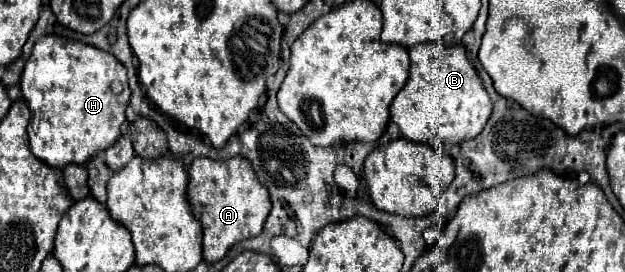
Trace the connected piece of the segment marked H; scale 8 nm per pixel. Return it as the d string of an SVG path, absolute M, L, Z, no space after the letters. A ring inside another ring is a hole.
M54 34L42 36L34 44L34 50L24 66L20 90L22 98L28 100L26 104L31 111L31 121L27 127L30 150L40 162L52 168L64 168L66 164L86 164L92 156L104 152L120 138L120 126L126 120L124 110L130 100L130 88L124 66L110 52Z

